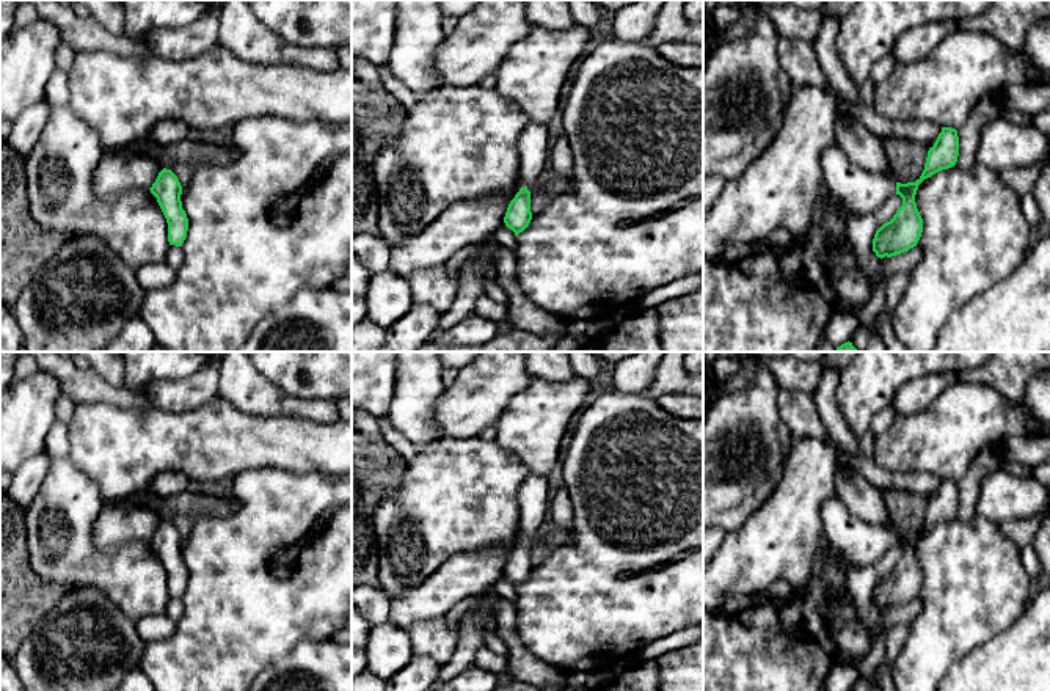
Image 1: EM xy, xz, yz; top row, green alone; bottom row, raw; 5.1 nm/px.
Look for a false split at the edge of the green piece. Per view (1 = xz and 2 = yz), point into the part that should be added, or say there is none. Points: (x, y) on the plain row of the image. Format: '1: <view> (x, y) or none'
1: xz (534, 498)
2: yz (862, 544)

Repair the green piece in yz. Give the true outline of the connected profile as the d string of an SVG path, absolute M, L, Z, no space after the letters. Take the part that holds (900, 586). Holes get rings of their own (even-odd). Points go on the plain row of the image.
M942 479L934 498L928 503L924 521L915 534L901 536L891 529L868 525L852 515L837 495L824 499L821 521L830 545L859 567L874 564L895 545L902 550L902 558L893 570L874 586L873 603L882 611L917 598L923 584L923 570L915 554L918 537L932 526L954 518L957 507L957 482Z

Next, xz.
M529 473L518 490L520 532L523 539L510 553L504 575L515 587L523 584L530 572L530 543L551 512L549 477Z

